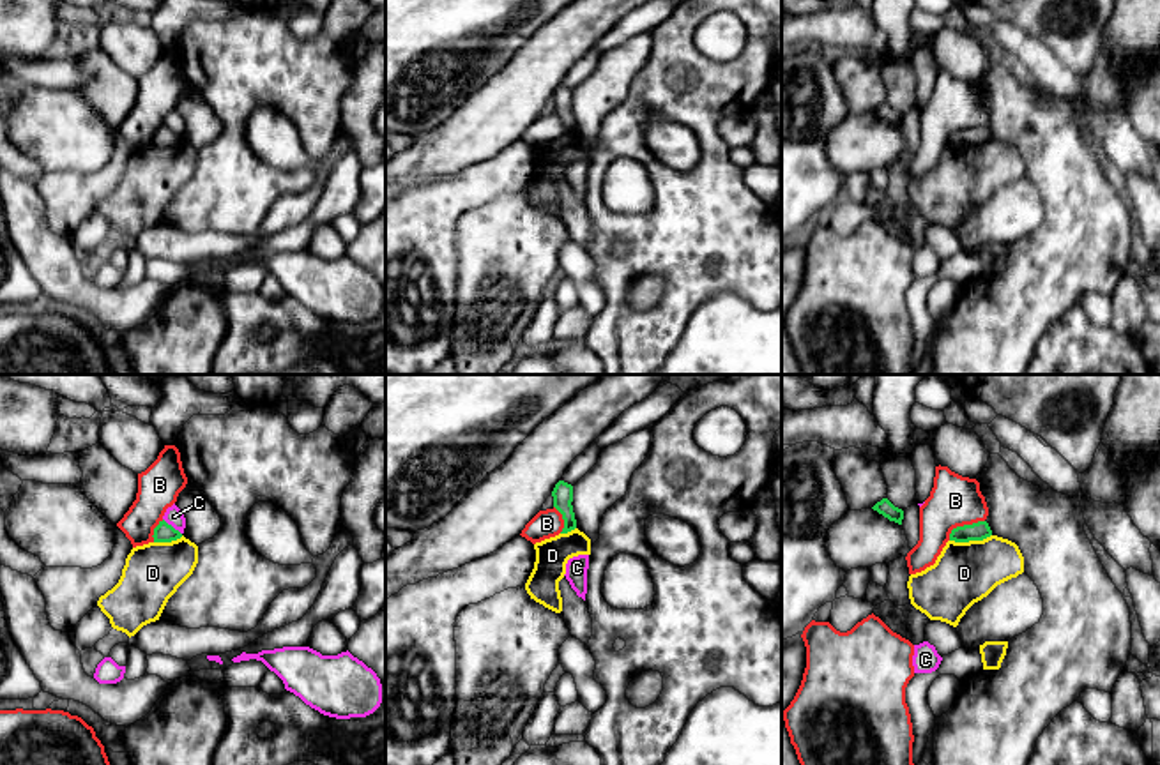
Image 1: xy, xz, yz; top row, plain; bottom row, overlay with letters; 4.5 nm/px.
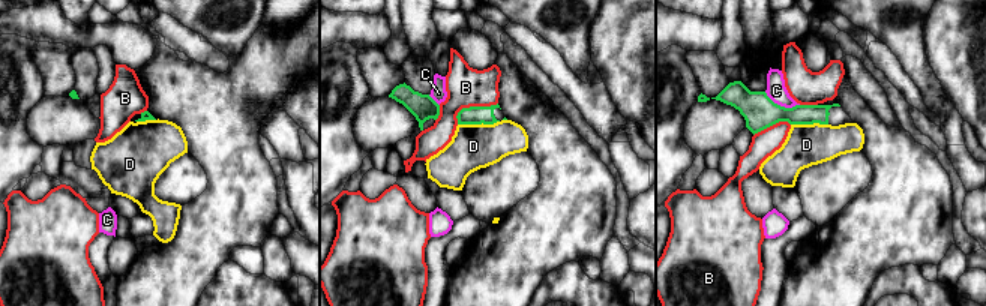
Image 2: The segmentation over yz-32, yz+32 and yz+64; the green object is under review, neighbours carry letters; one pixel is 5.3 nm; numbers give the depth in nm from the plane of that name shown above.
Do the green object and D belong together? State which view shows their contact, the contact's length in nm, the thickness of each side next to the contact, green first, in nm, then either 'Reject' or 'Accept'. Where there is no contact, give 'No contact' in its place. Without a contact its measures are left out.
Touches green in yz. Shared border 190 nm. Thickness 90 nm (green) against 280 nm. Reject

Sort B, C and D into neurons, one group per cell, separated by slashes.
B / C / D

